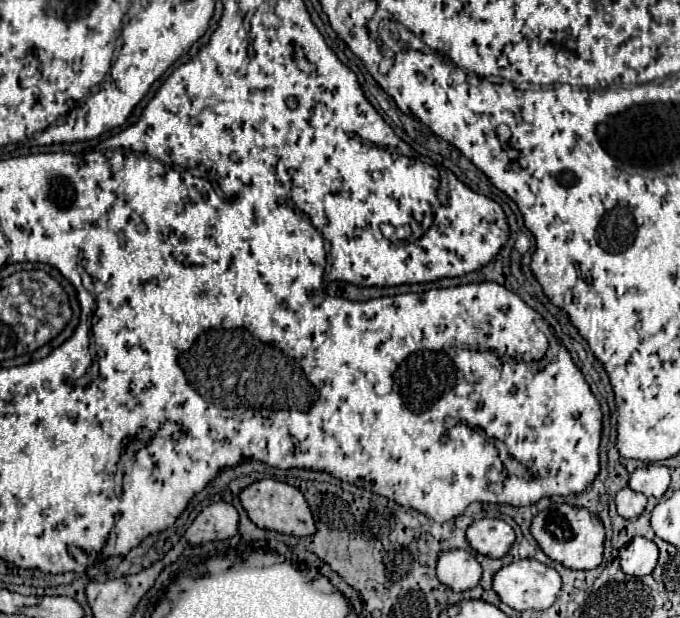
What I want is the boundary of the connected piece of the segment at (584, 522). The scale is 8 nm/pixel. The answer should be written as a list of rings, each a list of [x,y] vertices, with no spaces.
[[[567,502],[551,504],[545,512],[539,512],[531,522],[531,536],[539,544],[539,548],[555,562],[563,564],[571,570],[591,570],[601,564],[603,558],[603,540],[605,530],[599,518],[595,518],[589,510],[571,506]]]

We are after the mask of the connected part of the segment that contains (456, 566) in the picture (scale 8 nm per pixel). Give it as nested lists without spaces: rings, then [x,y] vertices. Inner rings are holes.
[[[445,550],[437,558],[437,578],[455,592],[473,588],[479,582],[481,566],[473,552]]]

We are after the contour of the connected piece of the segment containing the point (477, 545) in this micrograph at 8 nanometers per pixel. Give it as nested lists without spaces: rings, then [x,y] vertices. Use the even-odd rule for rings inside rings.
[[[481,518],[467,528],[471,548],[489,558],[501,558],[515,542],[513,528],[501,518]]]

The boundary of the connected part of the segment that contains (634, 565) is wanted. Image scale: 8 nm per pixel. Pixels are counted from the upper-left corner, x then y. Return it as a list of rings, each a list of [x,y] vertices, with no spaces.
[[[635,536],[627,546],[619,550],[621,570],[627,576],[651,574],[657,564],[657,556],[659,556],[659,550],[653,542],[649,542],[643,536]]]

